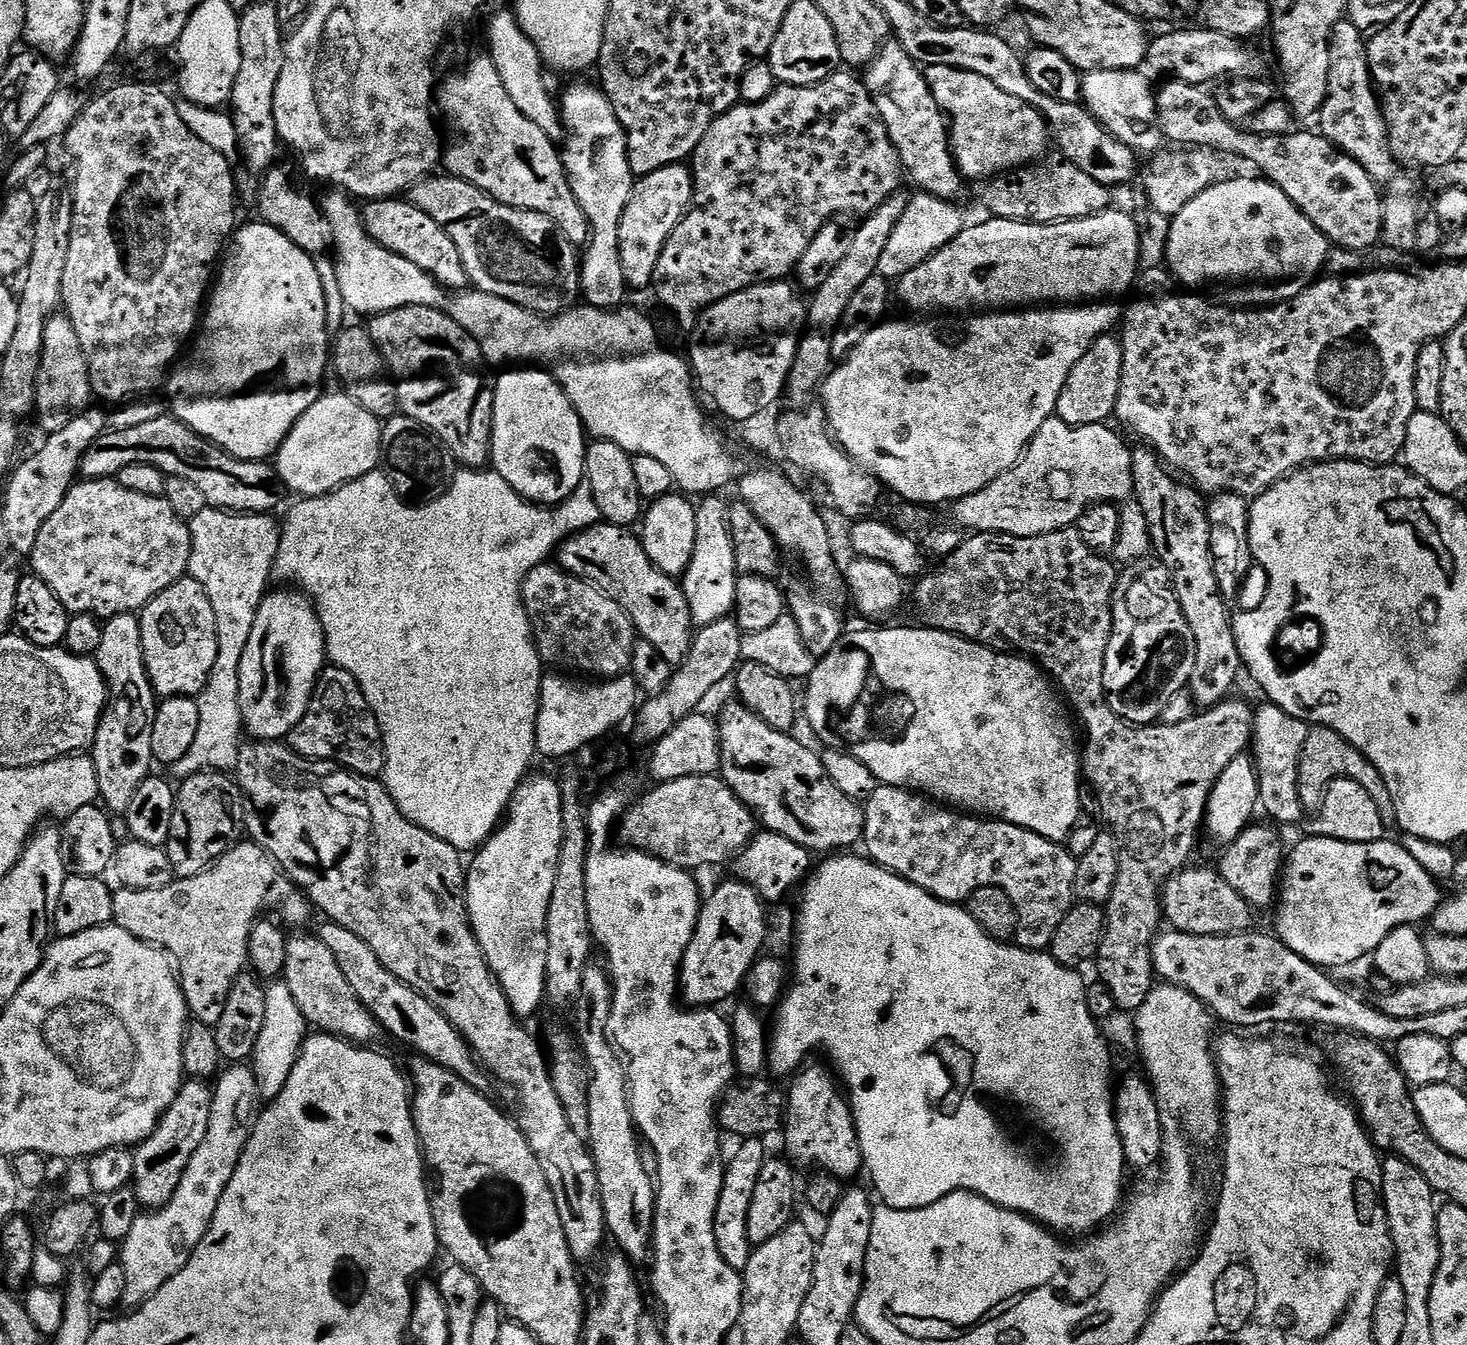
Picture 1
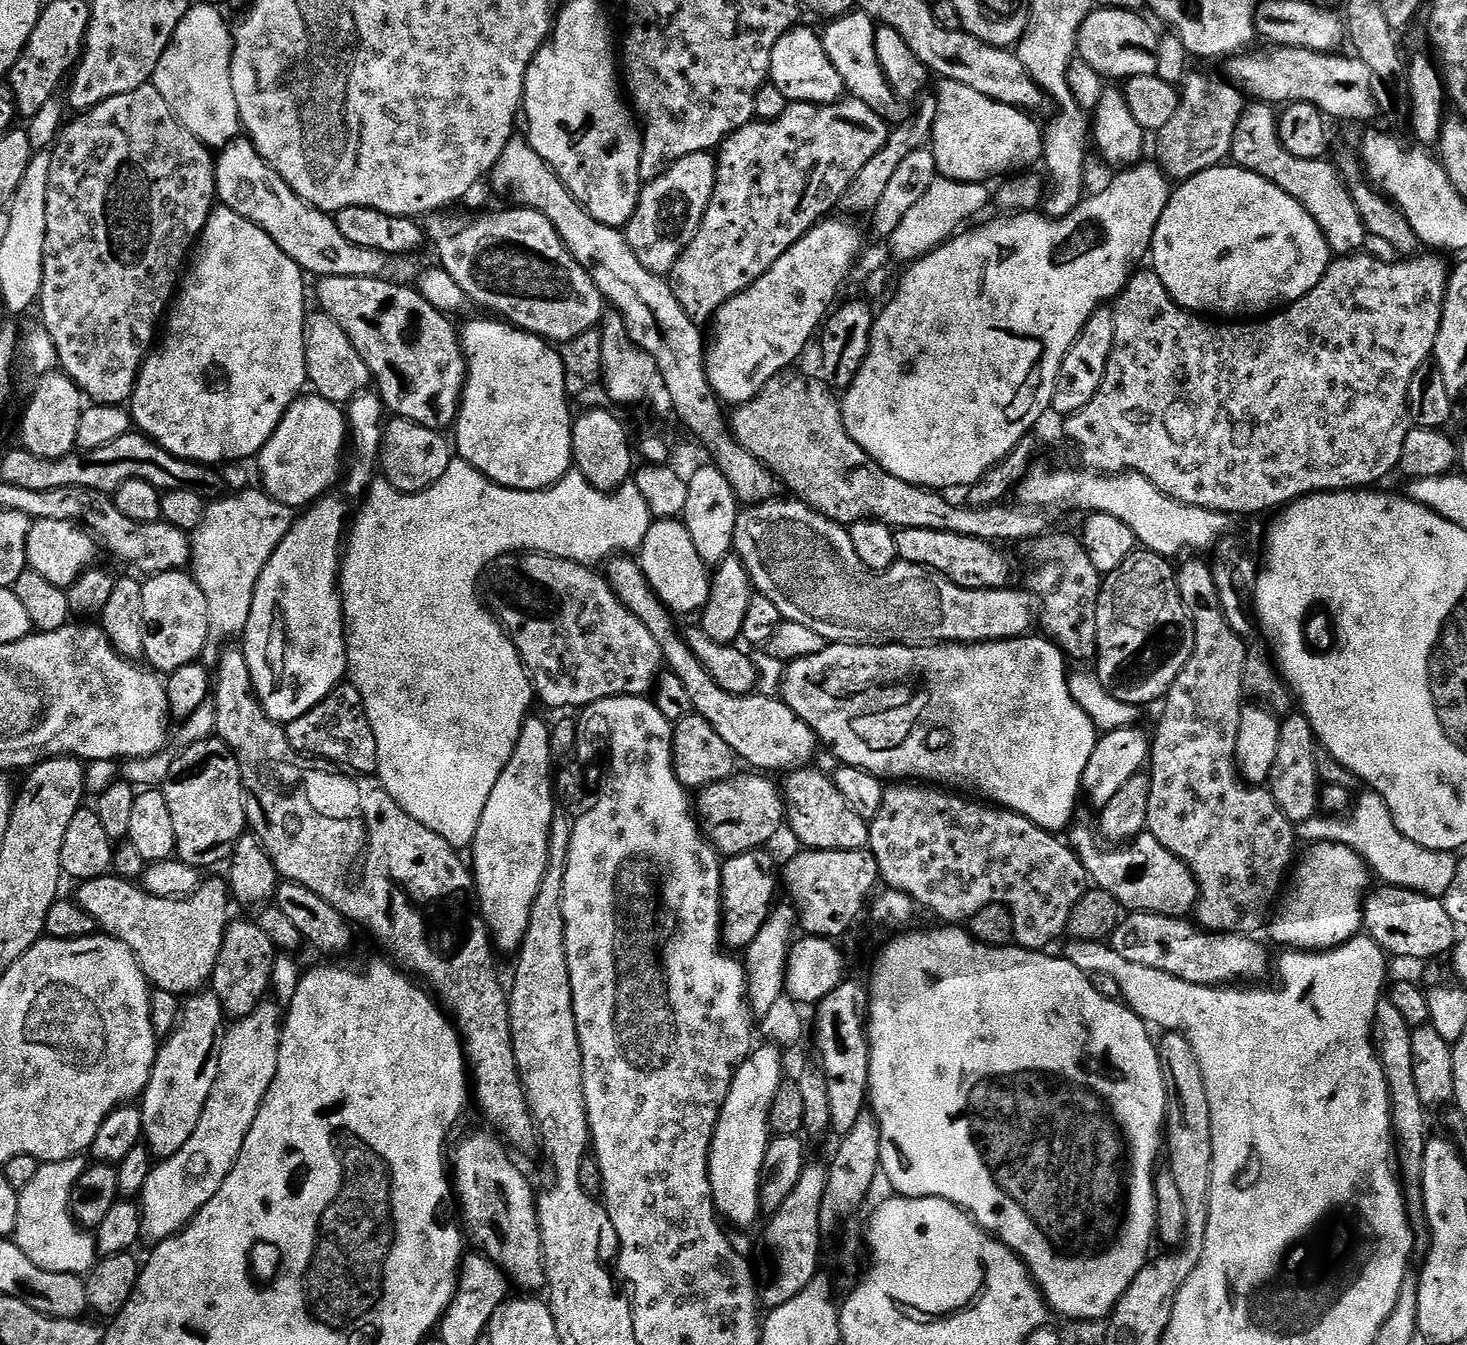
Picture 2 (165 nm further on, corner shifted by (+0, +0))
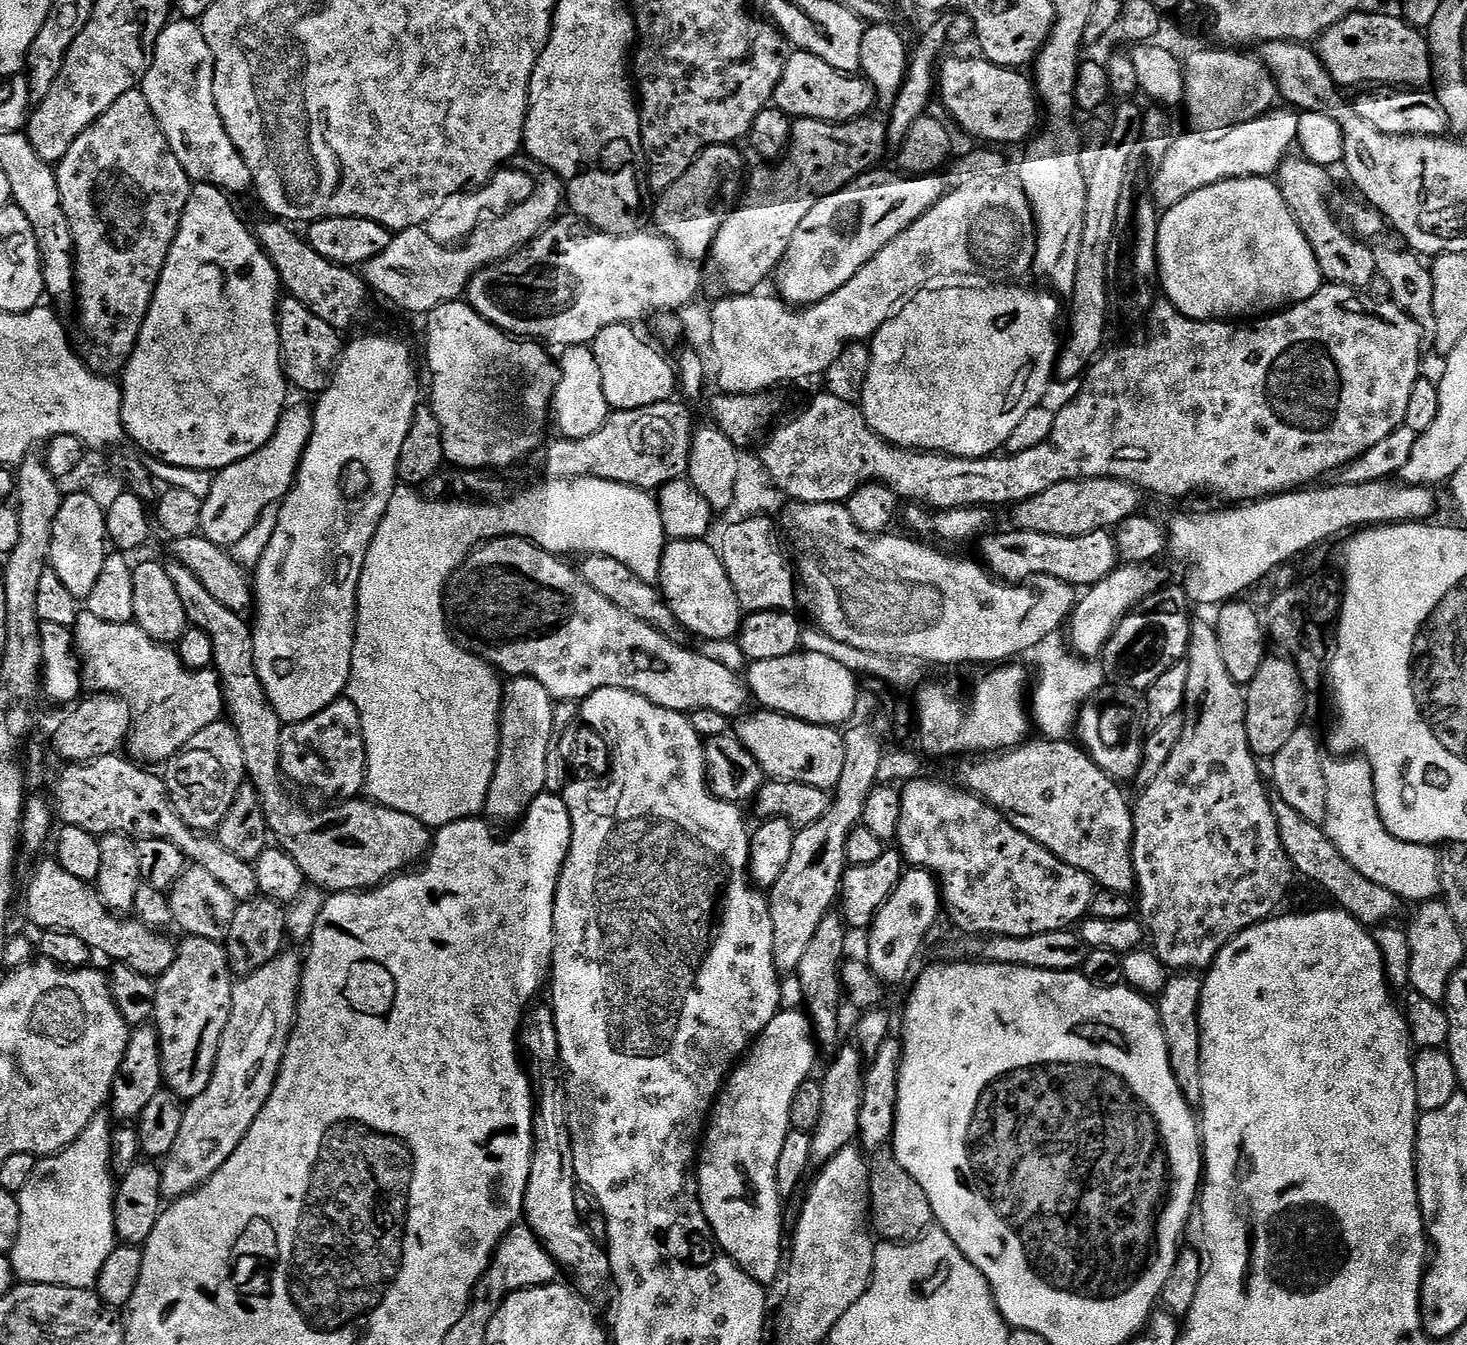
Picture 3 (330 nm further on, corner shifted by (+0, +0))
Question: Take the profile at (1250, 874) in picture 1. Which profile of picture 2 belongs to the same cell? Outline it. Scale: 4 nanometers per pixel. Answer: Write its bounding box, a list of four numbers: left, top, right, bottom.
[1147,558,1298,934]

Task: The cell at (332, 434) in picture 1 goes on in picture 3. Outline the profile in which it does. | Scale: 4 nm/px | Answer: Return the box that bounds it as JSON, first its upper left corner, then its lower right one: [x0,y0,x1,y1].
[198,404,313,550]

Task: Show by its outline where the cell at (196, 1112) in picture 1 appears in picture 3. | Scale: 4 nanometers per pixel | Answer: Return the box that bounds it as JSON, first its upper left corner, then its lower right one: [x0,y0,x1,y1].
[154,936,233,1101]

